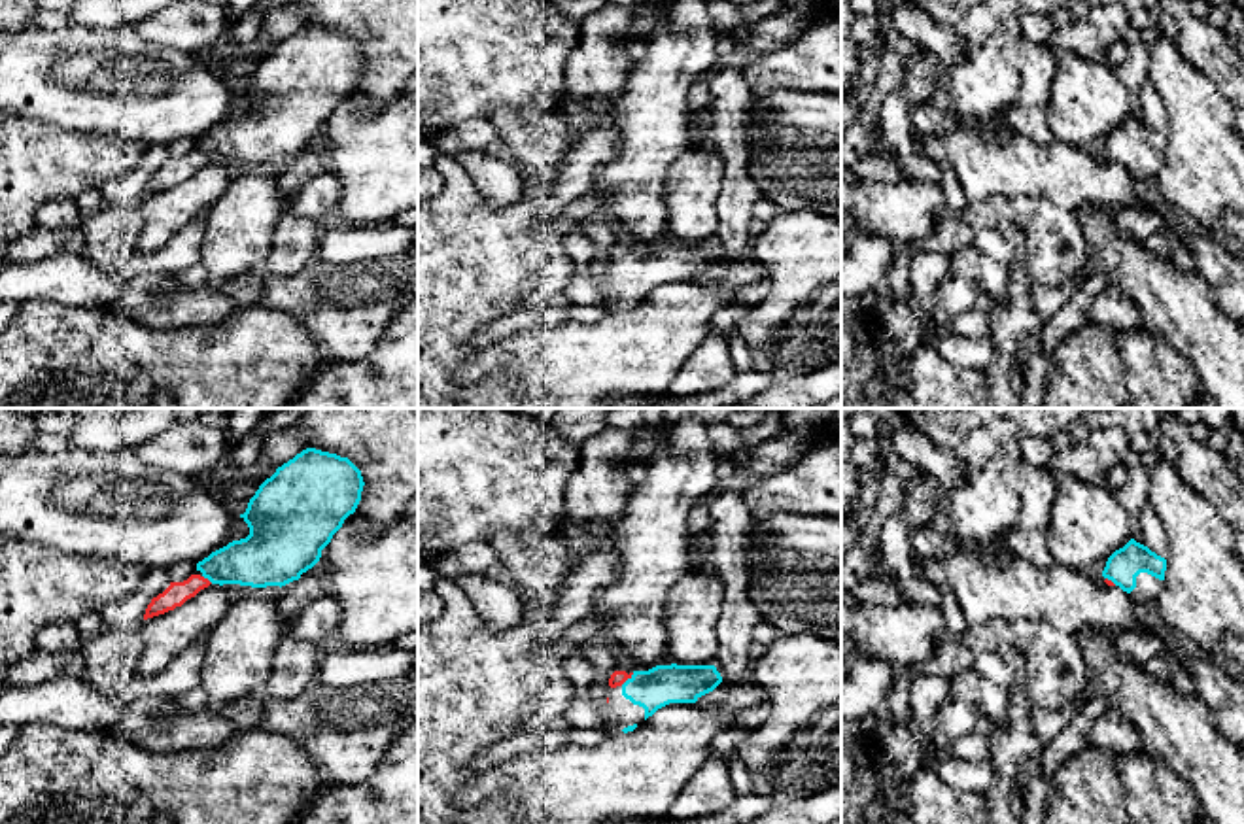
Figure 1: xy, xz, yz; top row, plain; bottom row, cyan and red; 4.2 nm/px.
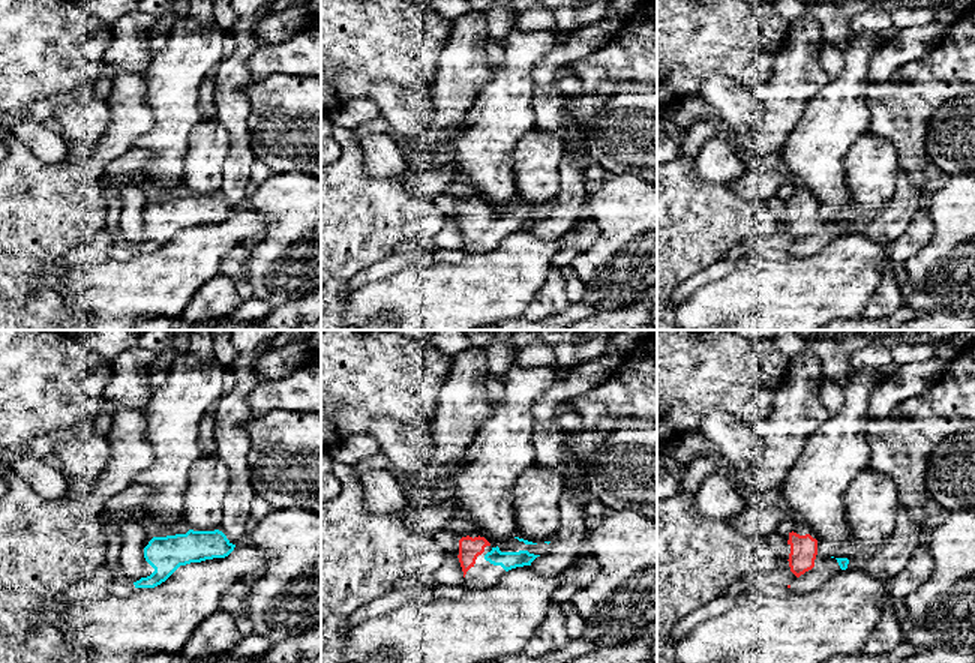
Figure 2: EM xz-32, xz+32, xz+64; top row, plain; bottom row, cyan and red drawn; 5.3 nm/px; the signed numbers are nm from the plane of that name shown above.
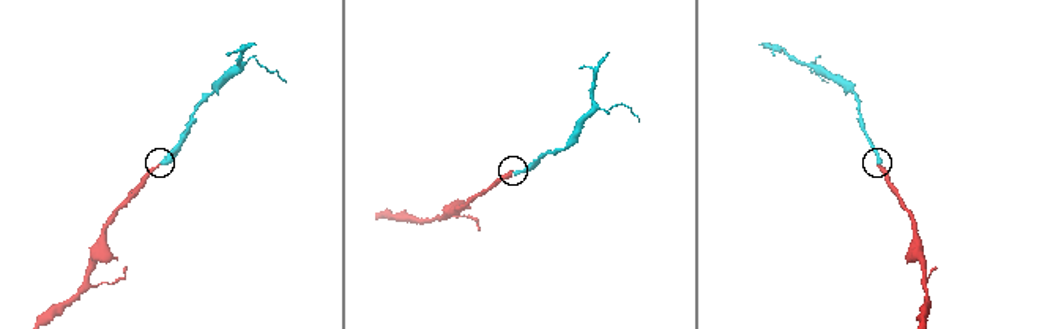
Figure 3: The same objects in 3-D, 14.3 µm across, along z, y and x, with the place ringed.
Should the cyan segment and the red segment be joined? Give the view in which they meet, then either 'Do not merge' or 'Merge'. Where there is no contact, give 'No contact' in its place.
Touches cyan in xz. Merge

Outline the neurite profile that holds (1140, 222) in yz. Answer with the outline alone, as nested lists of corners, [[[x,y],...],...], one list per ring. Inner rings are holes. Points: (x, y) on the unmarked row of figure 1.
[[[1161,200],[1115,212],[1117,229],[1136,240],[1146,242],[1153,232],[1166,225],[1166,208]]]

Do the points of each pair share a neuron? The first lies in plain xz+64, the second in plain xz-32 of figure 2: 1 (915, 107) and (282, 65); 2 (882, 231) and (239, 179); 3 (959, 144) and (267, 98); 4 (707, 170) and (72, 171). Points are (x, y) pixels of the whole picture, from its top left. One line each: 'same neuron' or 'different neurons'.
1: same neuron
2: same neuron
3: same neuron
4: different neurons

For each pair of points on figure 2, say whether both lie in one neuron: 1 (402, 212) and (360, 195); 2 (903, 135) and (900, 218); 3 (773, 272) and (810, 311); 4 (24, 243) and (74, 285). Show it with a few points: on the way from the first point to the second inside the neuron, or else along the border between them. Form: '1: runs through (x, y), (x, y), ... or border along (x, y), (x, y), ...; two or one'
1: runs through (392, 212), (377, 212), (371, 206); one
2: border along (912, 216), (908, 227), (888, 243); two
3: runs through (780, 281), (801, 302); one
4: border along (66, 269), (60, 284), (75, 309); two

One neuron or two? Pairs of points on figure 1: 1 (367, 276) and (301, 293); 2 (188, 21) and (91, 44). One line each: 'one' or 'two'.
1: one
2: two

